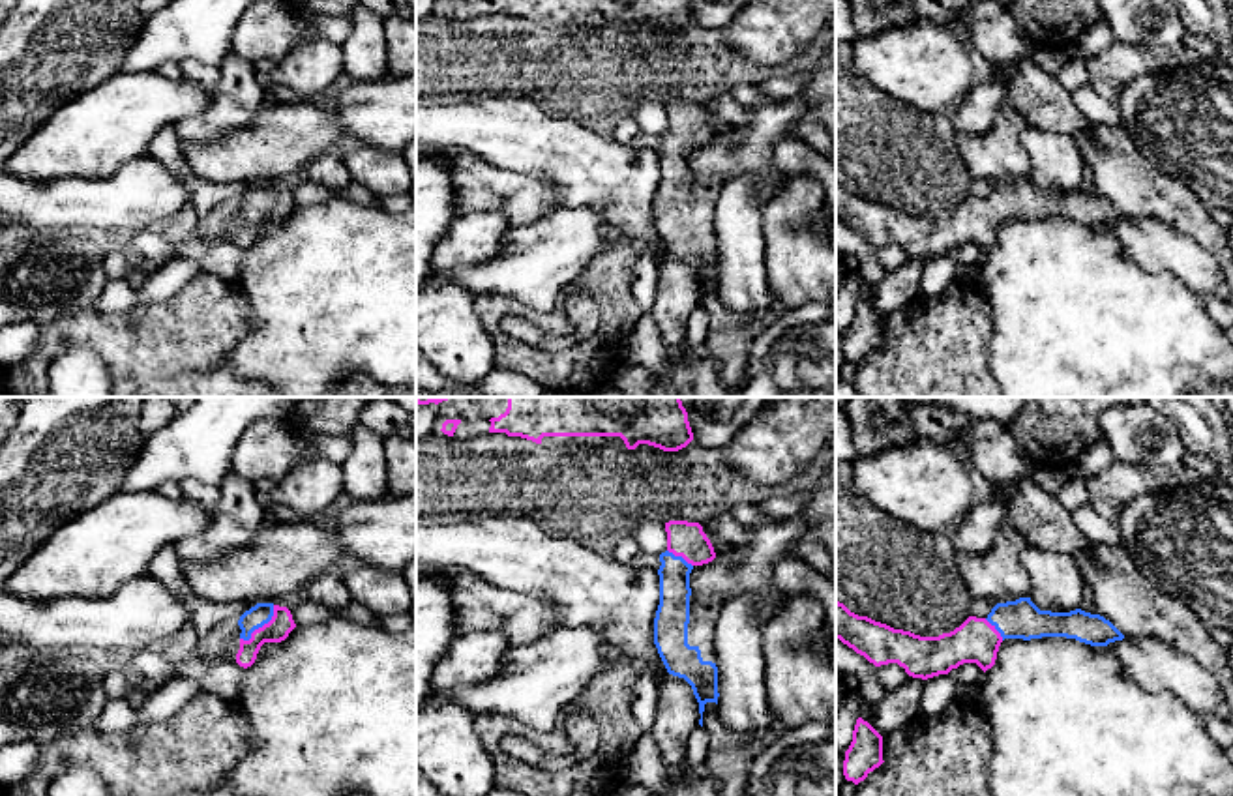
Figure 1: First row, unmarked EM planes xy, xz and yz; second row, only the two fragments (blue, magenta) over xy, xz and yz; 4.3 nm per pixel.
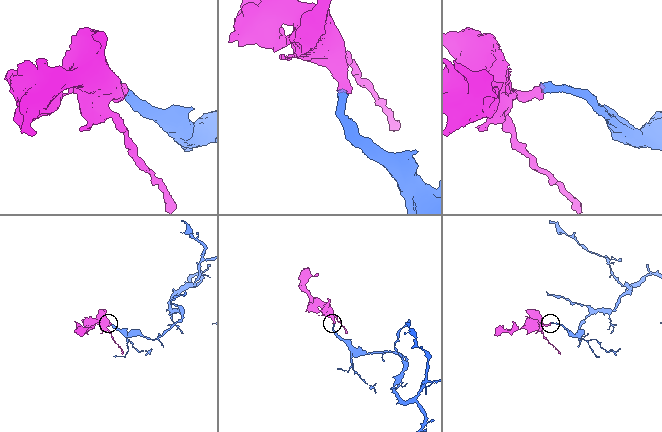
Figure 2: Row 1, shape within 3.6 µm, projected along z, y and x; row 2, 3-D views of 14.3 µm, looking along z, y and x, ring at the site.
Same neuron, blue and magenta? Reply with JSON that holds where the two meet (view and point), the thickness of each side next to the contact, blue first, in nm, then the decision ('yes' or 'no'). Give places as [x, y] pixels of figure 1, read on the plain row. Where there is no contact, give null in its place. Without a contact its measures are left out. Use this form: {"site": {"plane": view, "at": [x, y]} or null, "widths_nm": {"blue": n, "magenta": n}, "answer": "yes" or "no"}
{"site": {"plane": "xy", "at": [261, 206]}, "widths_nm": {"blue": 90, "magenta": 100}, "answer": "yes"}

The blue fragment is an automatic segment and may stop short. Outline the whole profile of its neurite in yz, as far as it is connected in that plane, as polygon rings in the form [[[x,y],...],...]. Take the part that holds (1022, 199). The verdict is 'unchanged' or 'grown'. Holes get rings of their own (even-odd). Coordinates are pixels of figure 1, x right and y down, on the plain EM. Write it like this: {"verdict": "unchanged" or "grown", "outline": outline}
{"verdict": "grown", "outline": [[[1031,178],[997,184],[986,199],[969,197],[959,208],[939,217],[920,217],[911,212],[894,210],[868,197],[851,193],[836,180],[836,219],[864,236],[875,247],[898,243],[913,258],[933,258],[948,255],[963,243],[976,243],[984,253],[995,245],[999,227],[1004,219],[1066,217],[1091,227],[1107,227],[1124,215],[1104,197],[1081,189],[1070,193],[1040,191]]]}

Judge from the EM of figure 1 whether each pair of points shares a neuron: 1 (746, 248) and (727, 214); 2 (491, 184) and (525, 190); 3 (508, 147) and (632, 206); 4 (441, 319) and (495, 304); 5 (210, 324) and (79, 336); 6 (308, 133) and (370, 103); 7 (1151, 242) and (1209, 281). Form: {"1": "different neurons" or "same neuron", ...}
{"1": "same neuron", "2": "same neuron", "3": "same neuron", "4": "different neurons", "5": "same neuron", "6": "different neurons", "7": "same neuron"}

